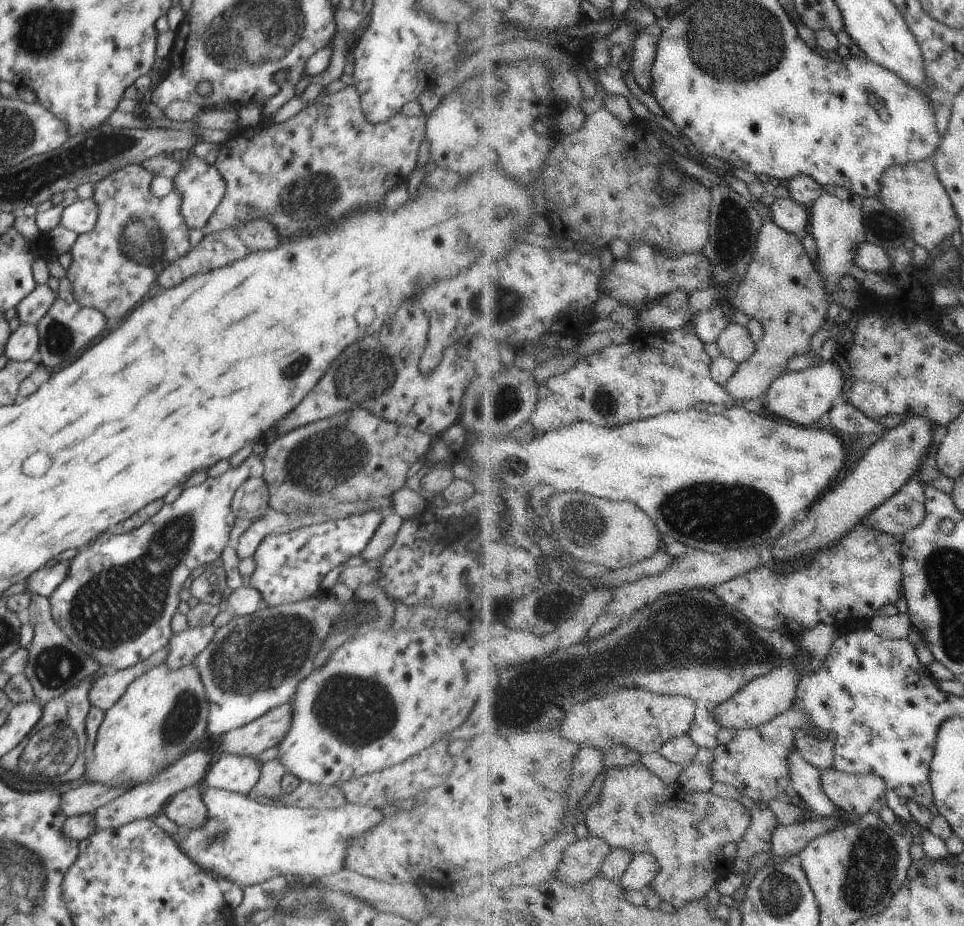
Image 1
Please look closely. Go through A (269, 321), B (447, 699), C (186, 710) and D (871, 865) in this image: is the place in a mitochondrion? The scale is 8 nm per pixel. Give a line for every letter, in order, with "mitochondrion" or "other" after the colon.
A: other
B: other
C: mitochondrion
D: mitochondrion

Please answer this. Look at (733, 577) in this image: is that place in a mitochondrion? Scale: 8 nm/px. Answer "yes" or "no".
no

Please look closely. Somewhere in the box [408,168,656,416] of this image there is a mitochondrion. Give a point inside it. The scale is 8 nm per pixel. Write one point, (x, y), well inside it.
(508, 302)

